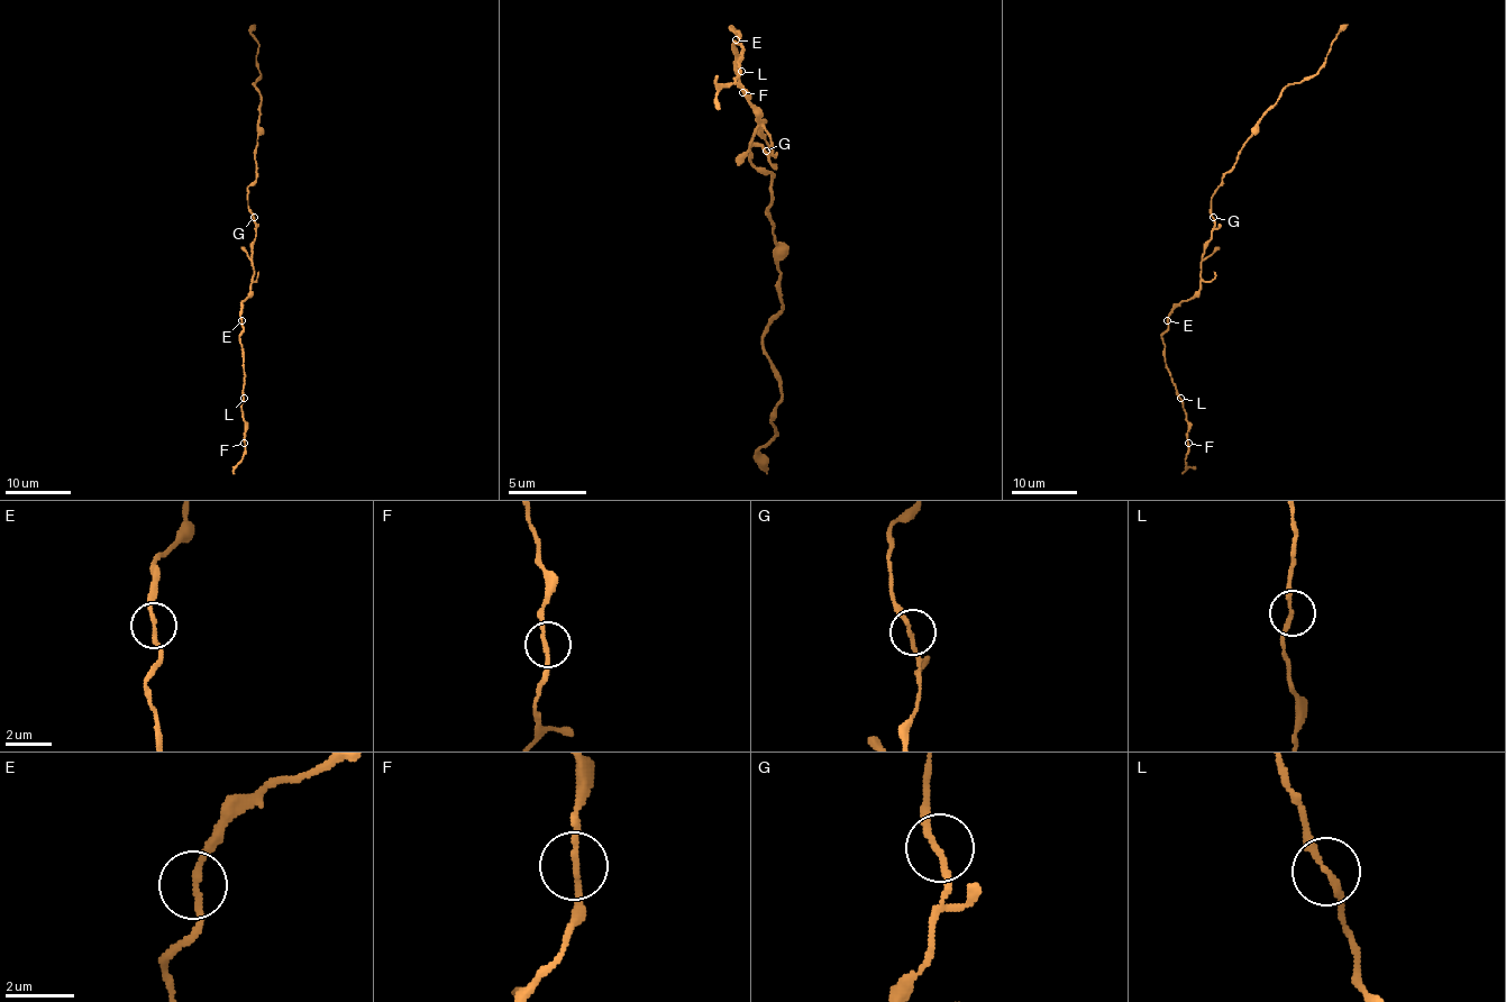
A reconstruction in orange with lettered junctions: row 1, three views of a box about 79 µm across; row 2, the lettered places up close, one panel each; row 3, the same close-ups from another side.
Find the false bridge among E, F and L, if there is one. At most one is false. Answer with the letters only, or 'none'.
none

